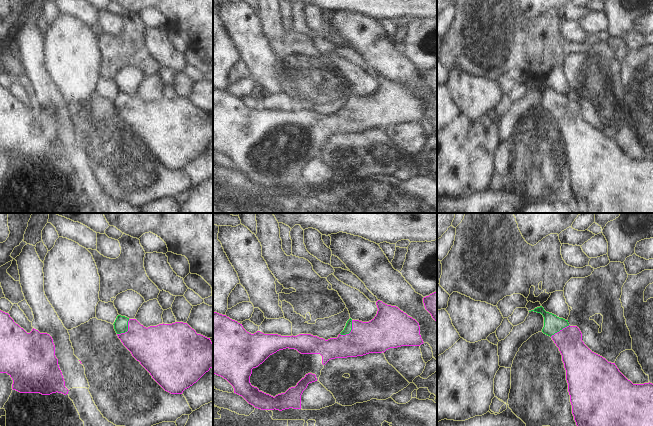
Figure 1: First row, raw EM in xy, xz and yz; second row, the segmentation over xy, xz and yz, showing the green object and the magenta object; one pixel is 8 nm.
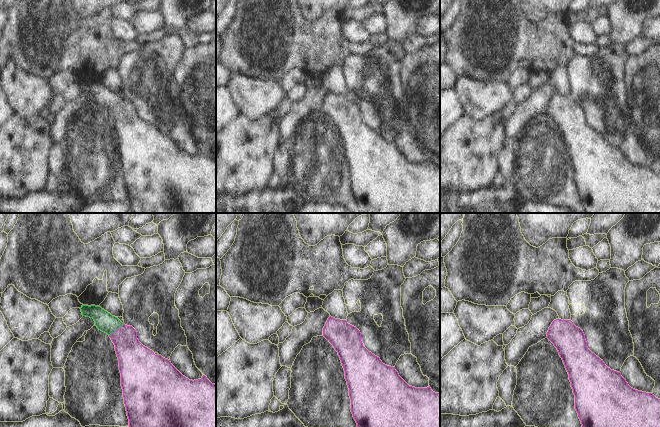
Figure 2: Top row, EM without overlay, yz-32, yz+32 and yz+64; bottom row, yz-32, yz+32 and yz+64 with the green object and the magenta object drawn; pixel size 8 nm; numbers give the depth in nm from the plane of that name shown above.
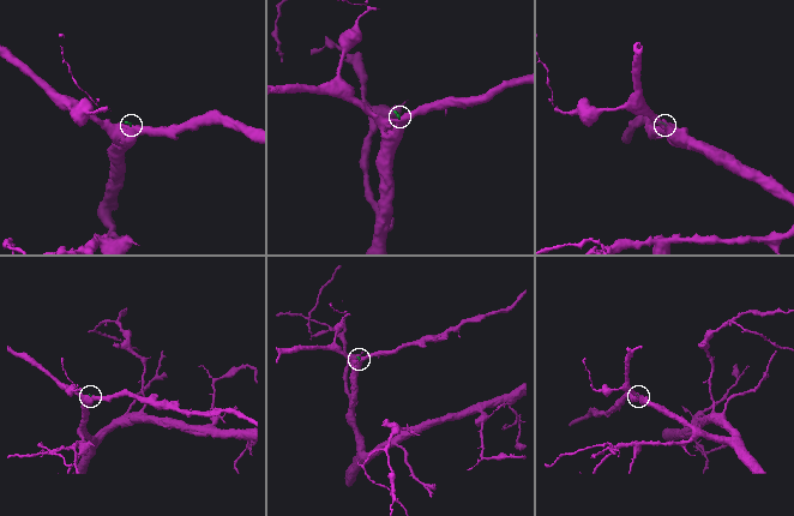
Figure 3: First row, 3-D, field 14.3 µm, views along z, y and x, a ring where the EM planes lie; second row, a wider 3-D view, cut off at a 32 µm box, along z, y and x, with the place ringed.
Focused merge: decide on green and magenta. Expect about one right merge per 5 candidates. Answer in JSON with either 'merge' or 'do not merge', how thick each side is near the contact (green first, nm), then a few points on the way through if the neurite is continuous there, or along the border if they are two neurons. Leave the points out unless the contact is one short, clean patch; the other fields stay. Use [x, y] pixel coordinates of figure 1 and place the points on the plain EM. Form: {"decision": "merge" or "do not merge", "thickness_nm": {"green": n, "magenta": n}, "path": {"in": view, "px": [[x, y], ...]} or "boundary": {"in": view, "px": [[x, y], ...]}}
{"decision": "merge", "thickness_nm": {"green": 110, "magenta": 320}, "path": {"in": "xy", "px": [[121, 99], [127, 106], [143, 119], [153, 123]]}}

